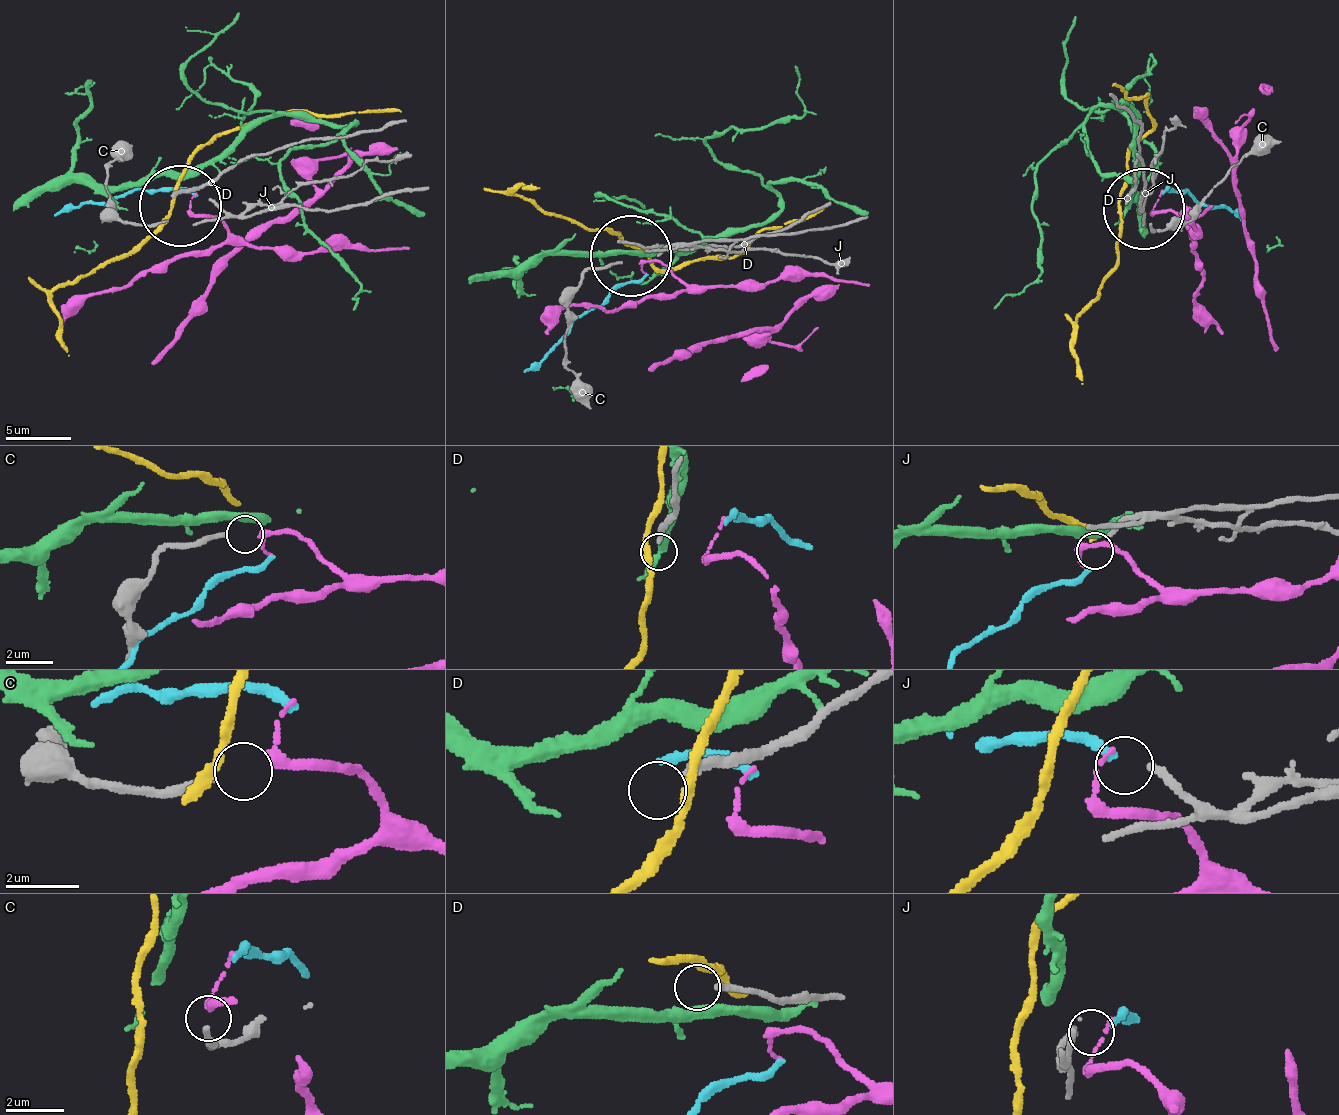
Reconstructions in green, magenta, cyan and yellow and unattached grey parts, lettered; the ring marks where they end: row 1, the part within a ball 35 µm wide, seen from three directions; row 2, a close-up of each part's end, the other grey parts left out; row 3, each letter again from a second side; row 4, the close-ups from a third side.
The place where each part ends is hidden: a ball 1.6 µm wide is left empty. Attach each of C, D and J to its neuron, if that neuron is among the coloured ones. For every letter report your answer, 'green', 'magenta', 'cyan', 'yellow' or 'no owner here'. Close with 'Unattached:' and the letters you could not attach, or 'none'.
C: magenta
D: no owner here
J: cyan
Unattached: D

